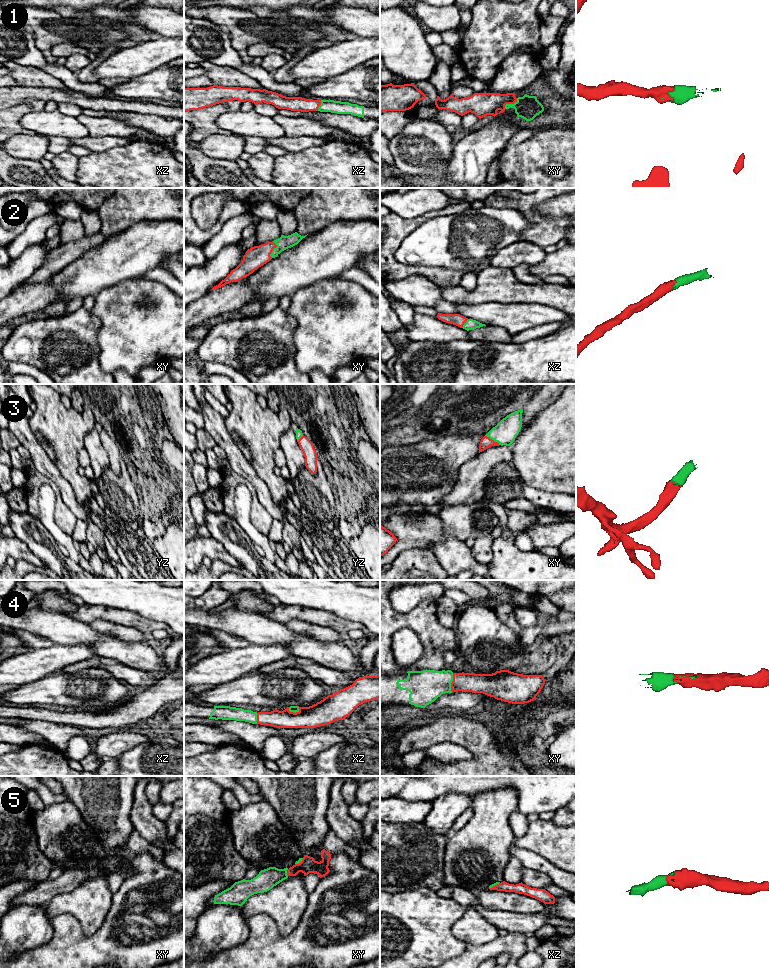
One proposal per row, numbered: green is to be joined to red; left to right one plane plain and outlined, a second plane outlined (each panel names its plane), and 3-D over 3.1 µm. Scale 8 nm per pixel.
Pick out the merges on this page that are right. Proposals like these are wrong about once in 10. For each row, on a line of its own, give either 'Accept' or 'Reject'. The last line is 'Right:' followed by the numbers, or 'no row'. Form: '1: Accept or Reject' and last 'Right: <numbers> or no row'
1: Accept
2: Accept
3: Accept
4: Accept
5: Accept
Right: 1, 2, 3, 4, 5

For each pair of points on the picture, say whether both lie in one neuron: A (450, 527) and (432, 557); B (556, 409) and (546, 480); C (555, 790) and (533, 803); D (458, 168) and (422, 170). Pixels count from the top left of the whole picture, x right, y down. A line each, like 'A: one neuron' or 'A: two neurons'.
A: two neurons
B: one neuron
C: one neuron
D: two neurons

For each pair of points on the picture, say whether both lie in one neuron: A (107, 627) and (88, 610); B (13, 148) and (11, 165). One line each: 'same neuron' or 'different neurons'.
A: different neurons
B: different neurons

